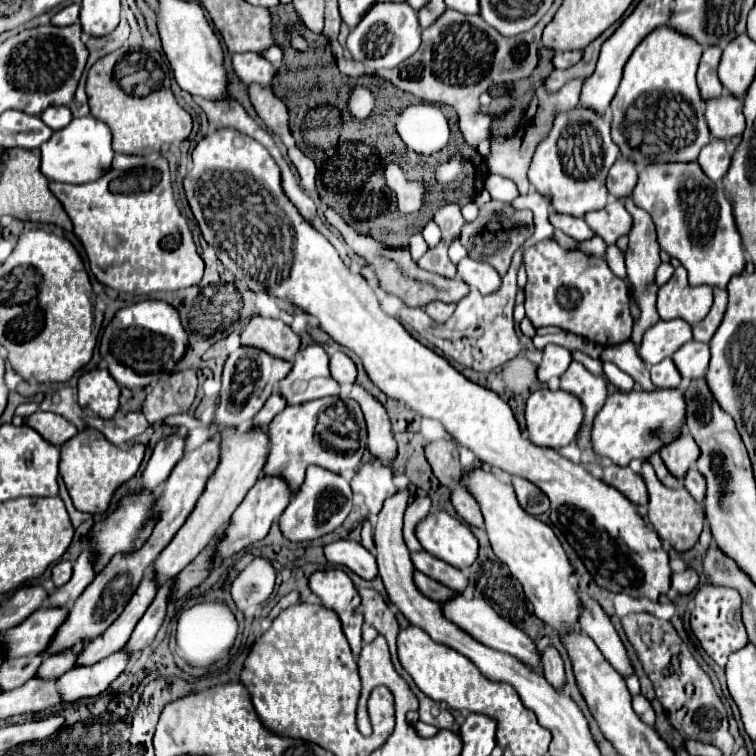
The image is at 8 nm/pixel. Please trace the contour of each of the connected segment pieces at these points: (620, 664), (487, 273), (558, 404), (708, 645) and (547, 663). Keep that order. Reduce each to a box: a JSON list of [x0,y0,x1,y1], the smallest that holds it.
[[579,600,635,678],[457,258,501,294],[525,388,583,450],[691,582,747,668],[543,646,565,690]]

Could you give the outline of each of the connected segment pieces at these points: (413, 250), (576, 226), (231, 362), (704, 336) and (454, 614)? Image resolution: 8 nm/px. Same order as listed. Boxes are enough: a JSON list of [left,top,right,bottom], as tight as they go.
[[409,233,428,261],[549,212,595,242],[215,346,291,428],[693,288,727,342],[443,596,541,670]]

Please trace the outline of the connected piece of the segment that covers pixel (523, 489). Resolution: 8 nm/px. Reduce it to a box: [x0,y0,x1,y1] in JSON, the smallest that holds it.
[513,478,549,516]

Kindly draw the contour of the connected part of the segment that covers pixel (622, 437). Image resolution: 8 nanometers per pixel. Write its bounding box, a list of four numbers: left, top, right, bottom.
[593,388,687,466]

